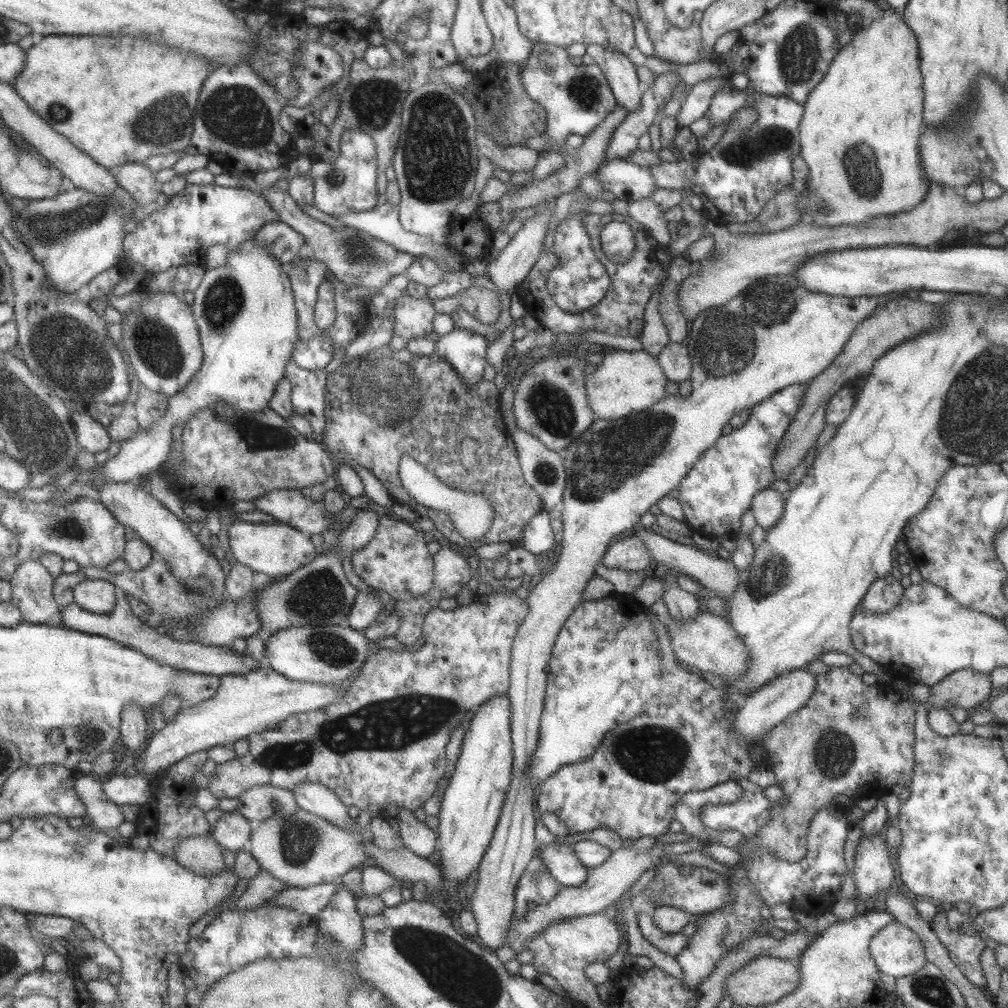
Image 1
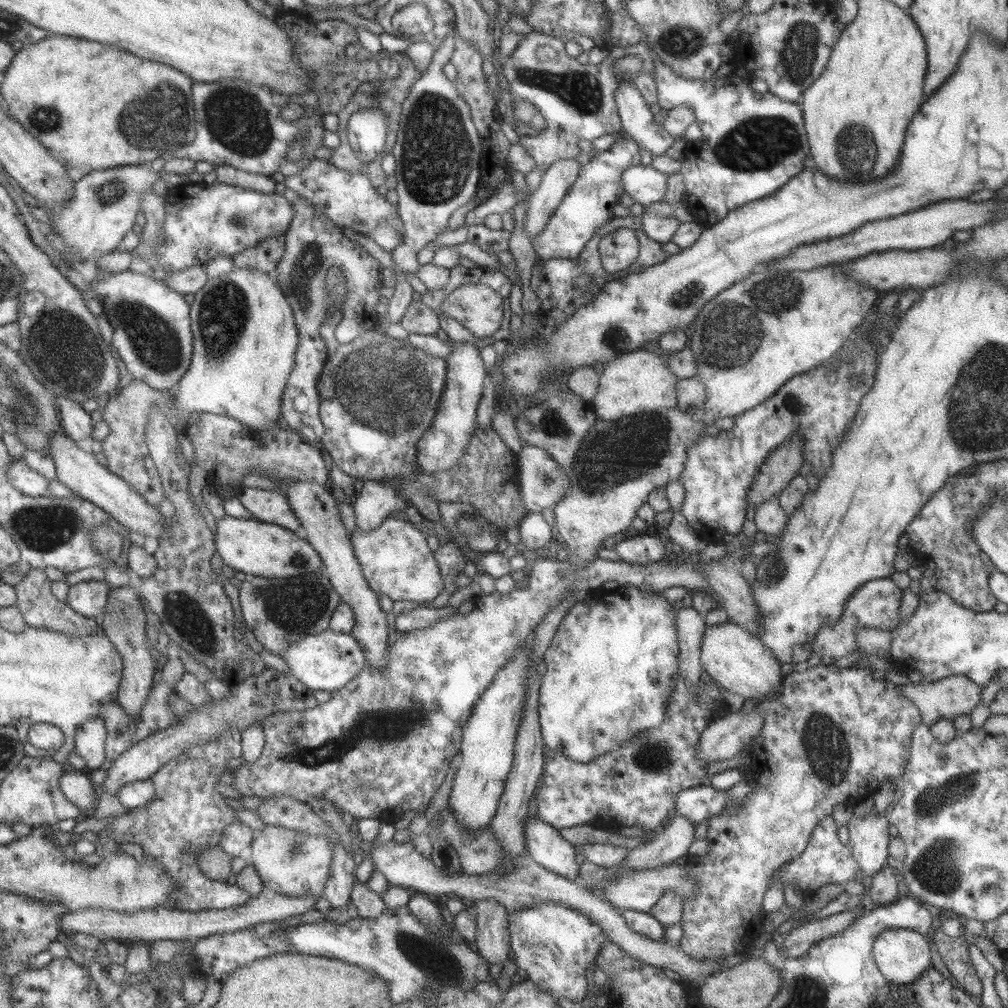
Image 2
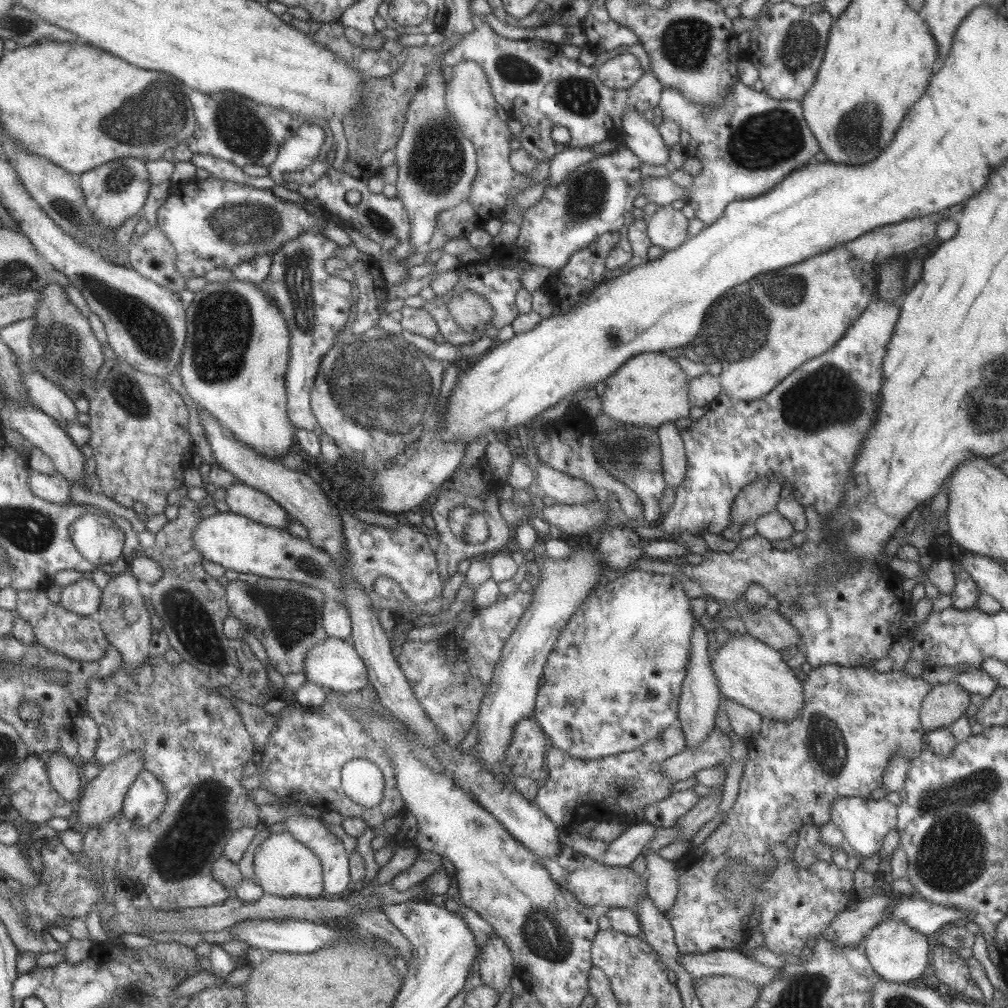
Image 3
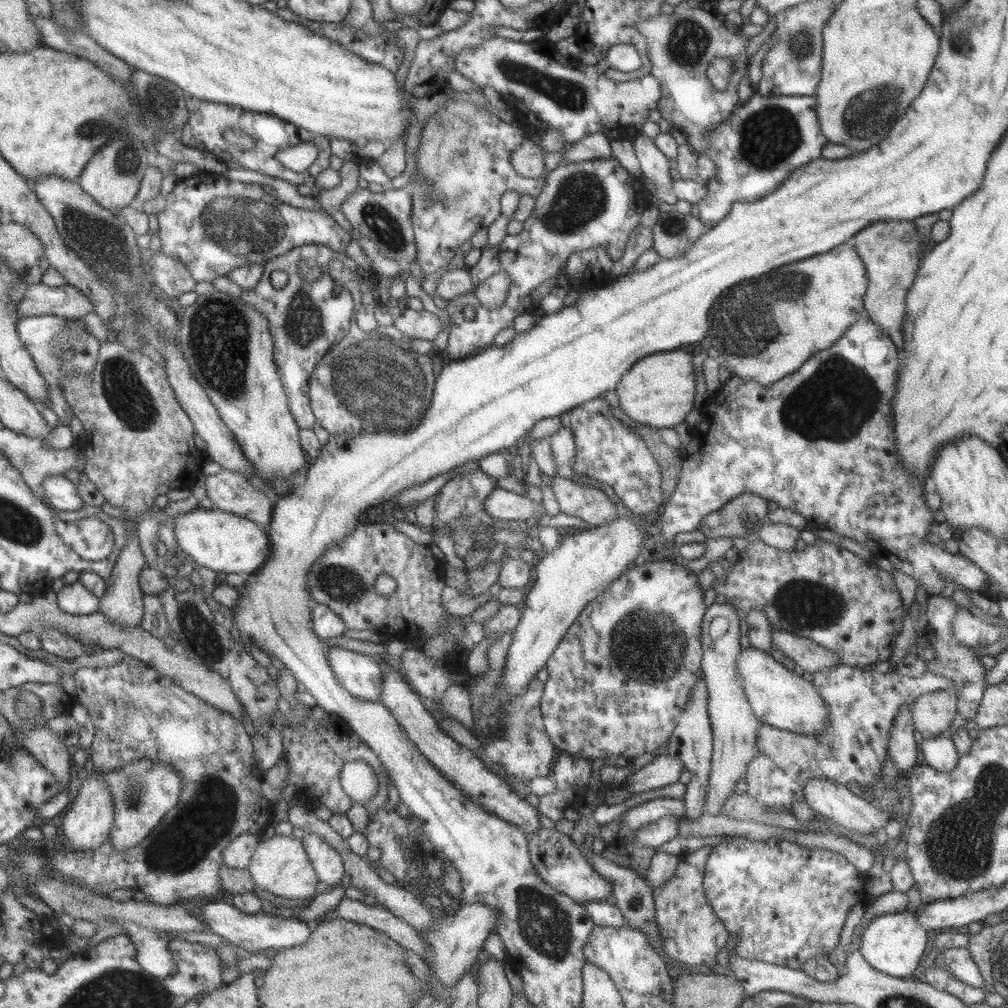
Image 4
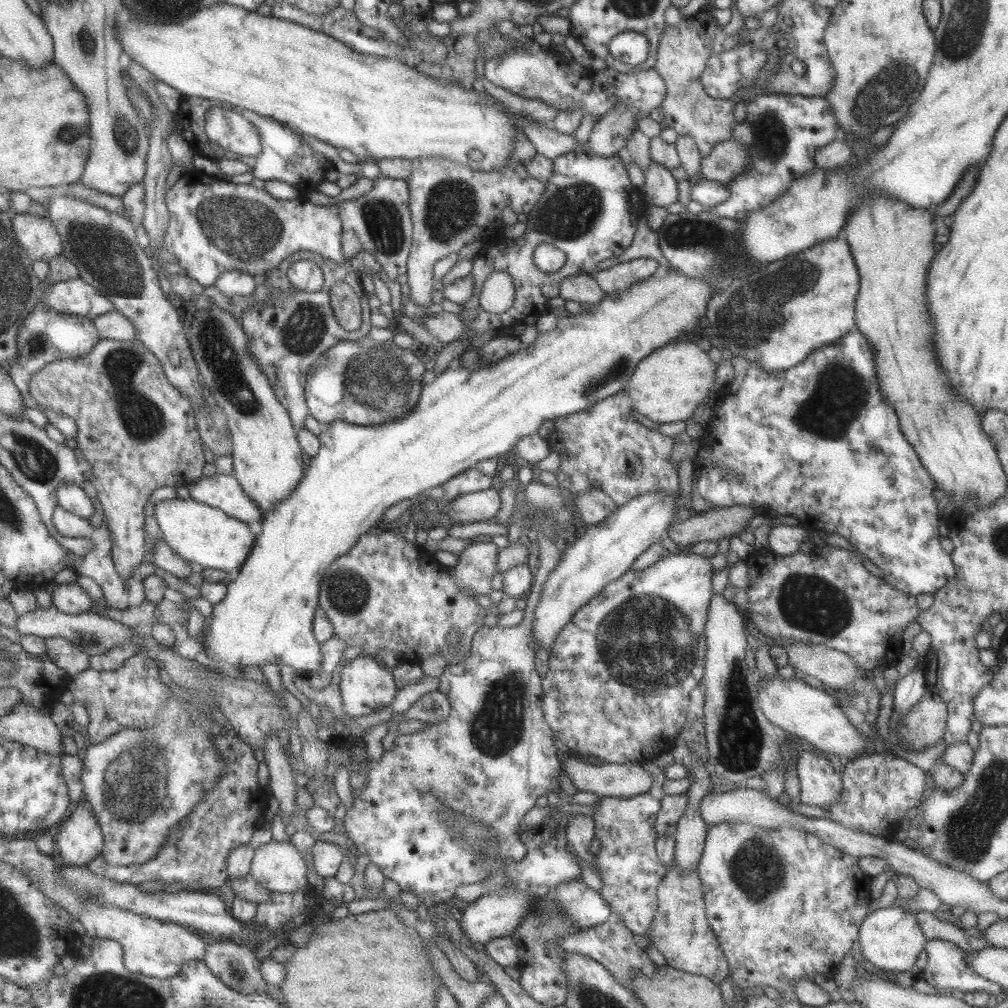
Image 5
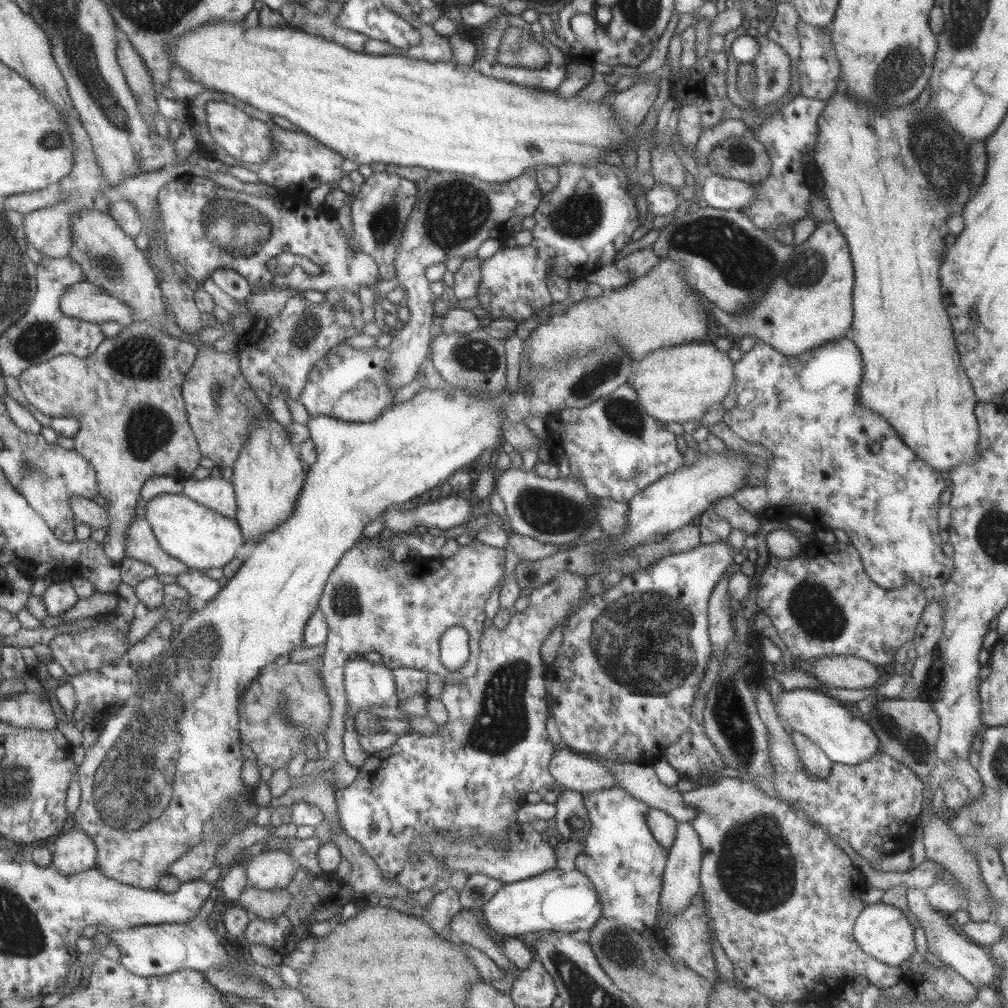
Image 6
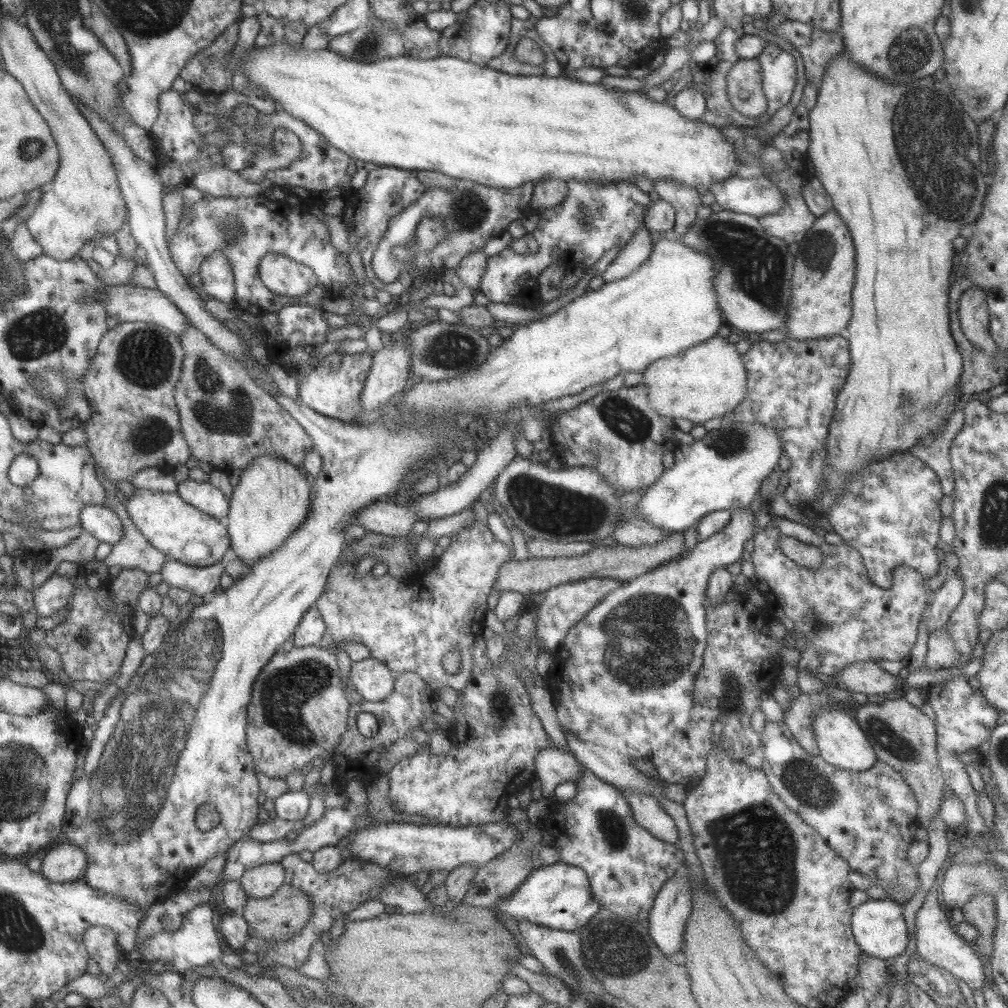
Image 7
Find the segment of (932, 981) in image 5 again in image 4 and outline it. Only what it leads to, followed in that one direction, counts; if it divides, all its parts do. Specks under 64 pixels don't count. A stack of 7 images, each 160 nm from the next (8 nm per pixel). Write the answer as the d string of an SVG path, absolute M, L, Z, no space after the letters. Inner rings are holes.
M967 947L941 949L941 952L935 956L933 965L949 973L951 978L959 982L974 988L985 989L983 975L979 973Z

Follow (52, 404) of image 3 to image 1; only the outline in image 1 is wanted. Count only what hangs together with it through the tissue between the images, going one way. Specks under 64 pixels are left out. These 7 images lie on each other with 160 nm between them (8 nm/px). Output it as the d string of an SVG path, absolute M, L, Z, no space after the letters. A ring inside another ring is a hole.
M75 412L72 419L74 420L78 441L85 451L97 454L97 452L107 451L107 448L111 446L108 427L97 422L93 415Z

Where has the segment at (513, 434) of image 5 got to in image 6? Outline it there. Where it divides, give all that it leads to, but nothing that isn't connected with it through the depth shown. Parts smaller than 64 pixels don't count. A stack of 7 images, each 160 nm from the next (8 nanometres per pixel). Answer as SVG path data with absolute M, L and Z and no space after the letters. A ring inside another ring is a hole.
M608 340L606 346L588 350L586 354L582 352L574 352L564 360L556 360L554 364L550 364L546 368L538 368L536 374L533 374L530 379L531 393L522 391L520 387L515 393L509 393L504 390L496 396L490 398L480 398L474 394L468 394L462 388L457 388L448 382L445 382L444 388L437 391L423 387L418 391L411 400L397 404L385 412L381 412L381 416L377 416L374 421L368 423L358 423L357 421L344 421L337 420L330 416L308 416L304 424L309 431L308 438L315 445L316 448L316 461L308 468L307 474L304 477L303 487L299 492L299 497L295 501L293 513L289 518L285 519L281 525L277 525L273 531L267 531L259 543L254 544L254 548L247 560L242 562L241 566L231 576L229 580L225 580L219 592L208 600L204 608L199 612L191 609L191 603L187 600L181 599L176 602L178 610L178 618L173 623L173 632L169 638L163 638L163 647L165 648L164 657L158 666L162 669L154 669L157 661L148 663L146 669L150 673L153 671L153 678L145 679L145 687L140 694L129 697L125 704L116 713L107 719L104 725L100 726L100 734L96 743L88 749L86 760L80 766L78 772L79 783L81 786L81 804L79 808L72 815L71 825L84 830L95 841L99 854L97 857L97 868L104 872L109 878L114 878L123 884L130 884L137 888L145 890L156 889L155 884L163 878L163 874L168 874L168 869L173 862L176 862L181 855L185 855L192 850L193 846L198 846L204 840L204 832L202 827L204 825L212 825L214 832L224 834L226 830L232 828L232 822L226 821L220 813L222 806L232 806L236 804L236 816L244 818L249 824L252 822L253 817L257 814L258 806L255 804L254 798L249 789L246 789L246 784L241 778L242 765L244 762L243 754L241 753L240 734L238 731L239 715L238 706L240 705L241 695L249 686L249 683L259 674L266 664L273 663L277 656L286 655L295 646L302 646L302 634L307 624L307 620L311 614L318 610L318 600L320 599L323 587L327 582L329 573L337 566L337 562L347 550L350 550L356 543L363 539L362 532L367 524L372 520L377 520L382 517L385 510L401 507L404 502L407 502L422 493L433 490L436 492L437 488L459 469L467 469L472 460L475 460L483 450L489 448L495 452L495 448L499 446L499 442L503 440L500 434L500 420L509 417L511 413L515 413L524 422L524 418L529 415L535 415L541 418L548 418L557 414L558 410L564 408L583 408L591 404L594 400L607 396L611 391L615 390L620 384L627 383L634 372L635 364L624 350L616 342Z

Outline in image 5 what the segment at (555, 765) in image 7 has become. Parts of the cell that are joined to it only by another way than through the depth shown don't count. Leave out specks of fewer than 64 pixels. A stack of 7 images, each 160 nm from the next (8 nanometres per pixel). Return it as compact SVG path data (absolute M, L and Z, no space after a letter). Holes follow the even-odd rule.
M562 755L562 772L577 791L592 792L599 797L630 797L648 792L651 777L637 763L587 764L577 758Z

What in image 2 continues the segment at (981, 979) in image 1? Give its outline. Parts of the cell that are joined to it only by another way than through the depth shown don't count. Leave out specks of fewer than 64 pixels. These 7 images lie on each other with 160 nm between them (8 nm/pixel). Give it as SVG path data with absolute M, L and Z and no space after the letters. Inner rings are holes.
M940 928L932 935L937 954L941 961L944 961L947 971L959 984L959 988L974 999L978 999L982 992L981 982L969 961L968 946L973 944L972 938L967 935L949 938Z

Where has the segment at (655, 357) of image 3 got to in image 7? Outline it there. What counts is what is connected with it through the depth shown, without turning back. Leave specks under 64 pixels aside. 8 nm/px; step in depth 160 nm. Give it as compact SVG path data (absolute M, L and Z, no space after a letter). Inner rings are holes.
M718 335L687 348L675 356L654 360L642 372L642 376L649 404L655 412L661 413L663 416L670 416L672 419L685 418L685 420L698 425L701 425L705 420L721 418L725 412L733 411L744 400L747 390L747 373L741 354L737 353L735 345L727 341L727 338Z

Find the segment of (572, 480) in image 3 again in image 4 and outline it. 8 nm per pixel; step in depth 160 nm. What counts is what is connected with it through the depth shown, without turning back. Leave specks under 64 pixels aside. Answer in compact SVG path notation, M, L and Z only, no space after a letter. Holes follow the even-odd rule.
M558 476L551 478L551 490L559 511L597 527L618 517L615 504L600 489L589 485L578 486Z

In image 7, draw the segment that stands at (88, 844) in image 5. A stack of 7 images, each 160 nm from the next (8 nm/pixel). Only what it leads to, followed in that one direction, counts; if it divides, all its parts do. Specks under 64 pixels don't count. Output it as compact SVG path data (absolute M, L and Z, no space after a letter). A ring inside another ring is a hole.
M63 838L46 854L42 873L51 882L85 880L88 860L88 854L83 848Z

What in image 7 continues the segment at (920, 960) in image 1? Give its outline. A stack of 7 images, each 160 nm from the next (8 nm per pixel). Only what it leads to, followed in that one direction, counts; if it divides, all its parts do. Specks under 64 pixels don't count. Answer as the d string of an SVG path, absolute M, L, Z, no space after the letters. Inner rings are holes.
M867 899L853 908L850 916L850 929L857 946L864 954L877 957L886 962L905 952L907 929L901 915L903 904L891 899Z

